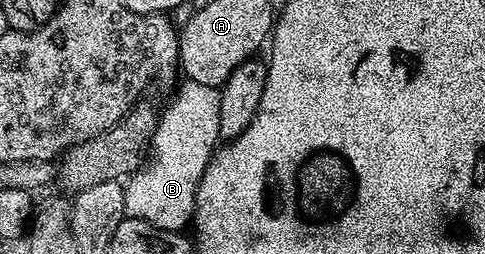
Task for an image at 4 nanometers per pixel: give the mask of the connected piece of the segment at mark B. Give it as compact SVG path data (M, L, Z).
M184 79L167 110L162 111L157 128L151 136L150 152L142 167L128 177L125 189L125 214L159 226L165 232L181 232L190 227L193 210L197 207L197 188L213 157L218 142L220 89L194 80Z

